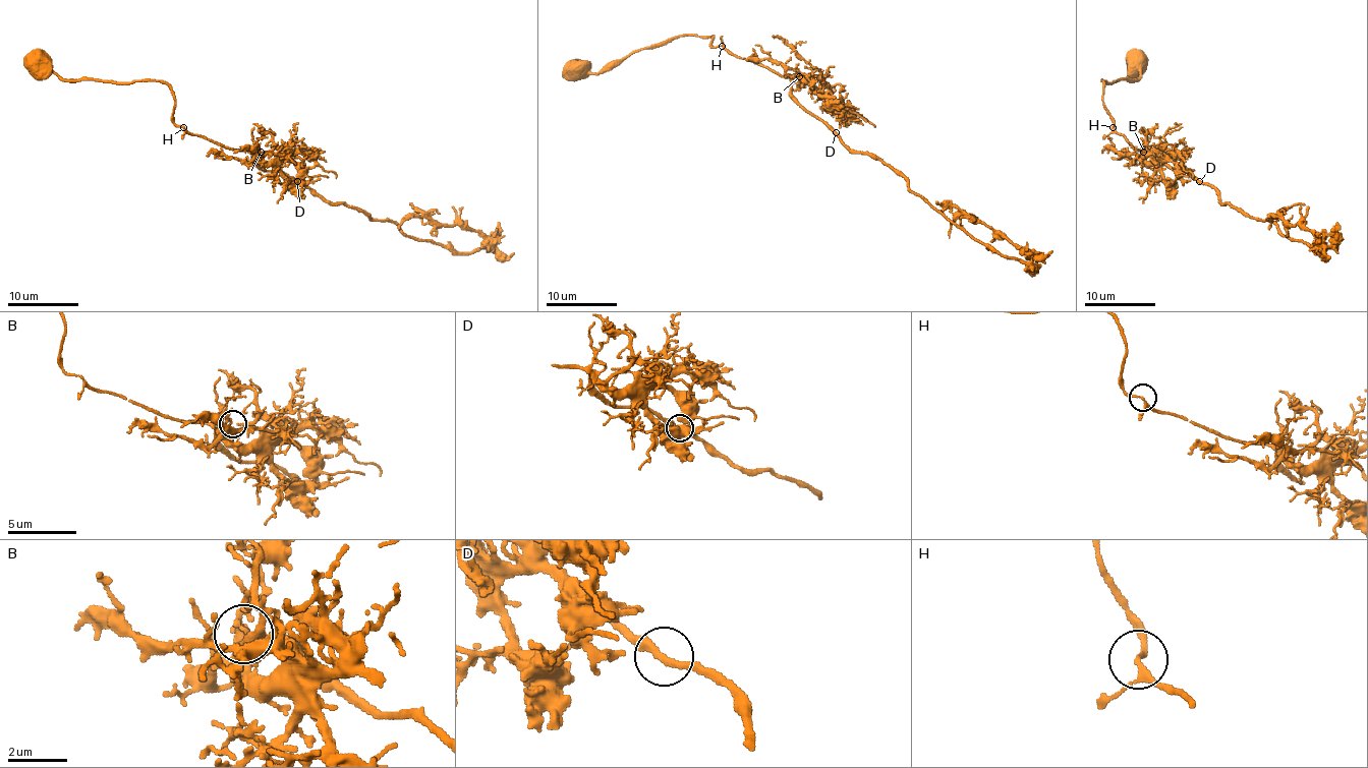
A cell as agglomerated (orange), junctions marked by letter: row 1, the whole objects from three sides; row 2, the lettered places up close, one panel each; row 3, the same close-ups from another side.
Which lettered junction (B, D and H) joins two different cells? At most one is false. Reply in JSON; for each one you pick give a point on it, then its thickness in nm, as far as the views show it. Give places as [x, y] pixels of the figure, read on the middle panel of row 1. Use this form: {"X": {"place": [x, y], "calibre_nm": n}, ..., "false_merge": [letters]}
{"false_merge": []}

